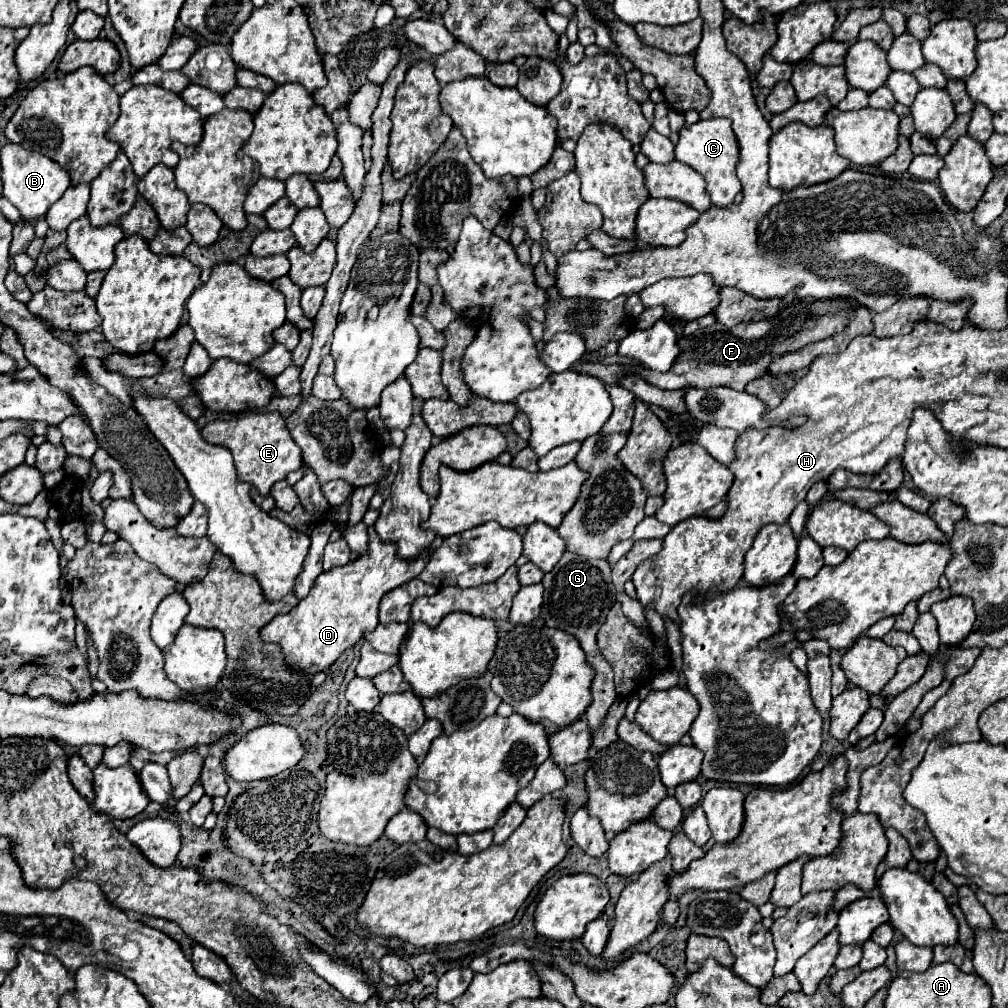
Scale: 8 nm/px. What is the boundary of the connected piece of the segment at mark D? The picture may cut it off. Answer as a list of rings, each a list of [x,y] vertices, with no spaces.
[[[374,528],[368,530],[370,542],[366,554],[346,566],[322,572],[310,594],[300,600],[296,608],[288,614],[276,616],[260,632],[264,642],[276,642],[282,646],[288,664],[298,672],[312,676],[330,668],[344,650],[362,638],[364,632],[378,626],[378,604],[382,596],[416,578],[430,560],[430,552],[424,552],[424,556],[418,556],[416,560],[400,560],[400,556],[396,556],[396,544],[384,544]]]

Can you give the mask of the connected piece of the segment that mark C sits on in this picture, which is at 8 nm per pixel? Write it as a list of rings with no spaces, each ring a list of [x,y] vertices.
[[[708,118],[698,120],[696,124],[684,126],[680,130],[680,140],[676,144],[676,160],[688,164],[706,180],[706,192],[712,204],[724,208],[734,202],[734,196],[742,190],[742,184],[736,176],[736,162],[738,162],[738,142],[732,132],[732,122],[728,118]]]

